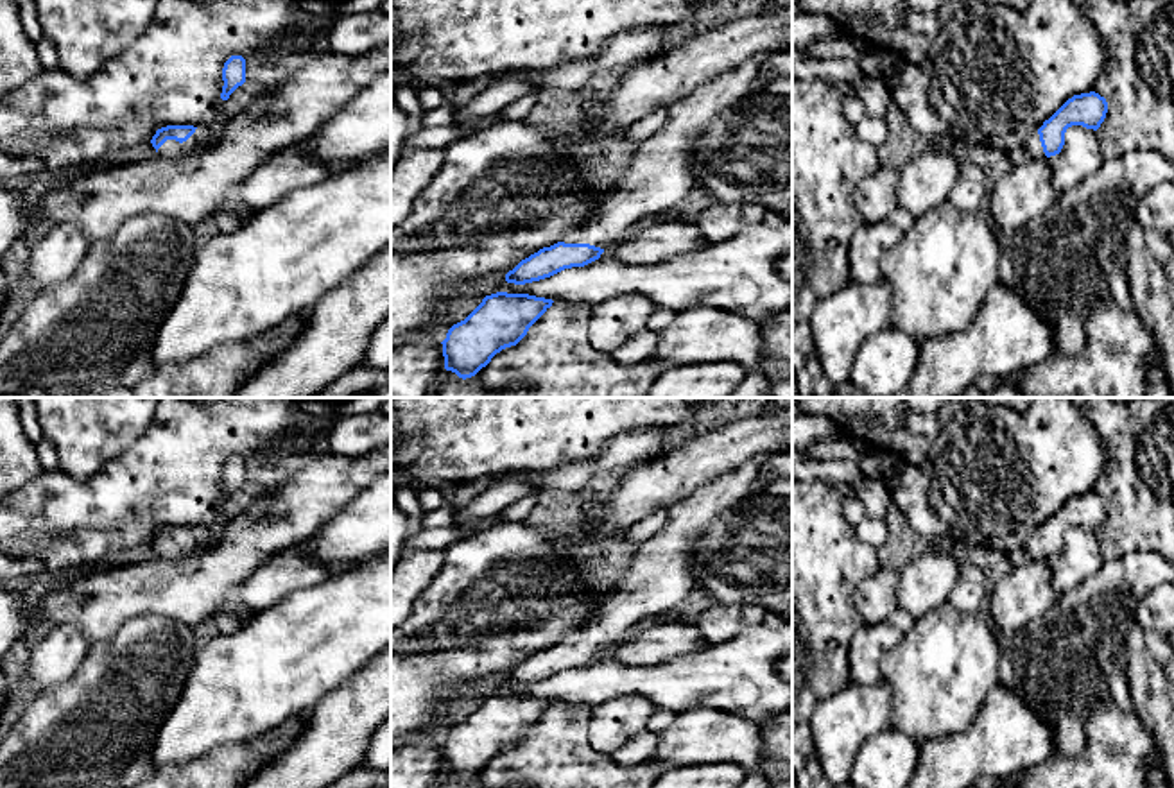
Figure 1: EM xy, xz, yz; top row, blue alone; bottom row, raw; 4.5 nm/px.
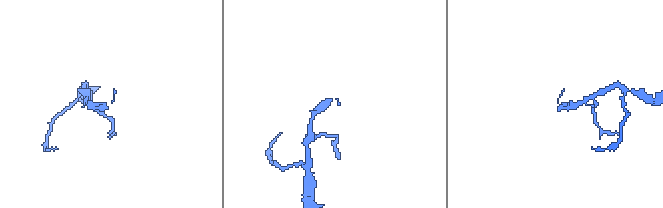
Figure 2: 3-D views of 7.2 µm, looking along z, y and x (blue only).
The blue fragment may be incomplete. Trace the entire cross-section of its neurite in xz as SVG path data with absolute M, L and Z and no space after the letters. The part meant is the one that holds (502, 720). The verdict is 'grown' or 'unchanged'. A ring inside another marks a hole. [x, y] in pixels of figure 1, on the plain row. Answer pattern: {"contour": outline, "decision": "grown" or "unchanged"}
{"contour": "M529 695L486 697L441 743L445 770L462 781L475 777L496 754L516 747L552 704Z", "decision": "unchanged"}

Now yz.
{"contour": "M1095 492L1068 500L1036 534L1027 535L1025 553L1032 559L1050 559L1061 553L1065 534L1072 527L1097 532L1108 514L1108 503Z", "decision": "grown"}

